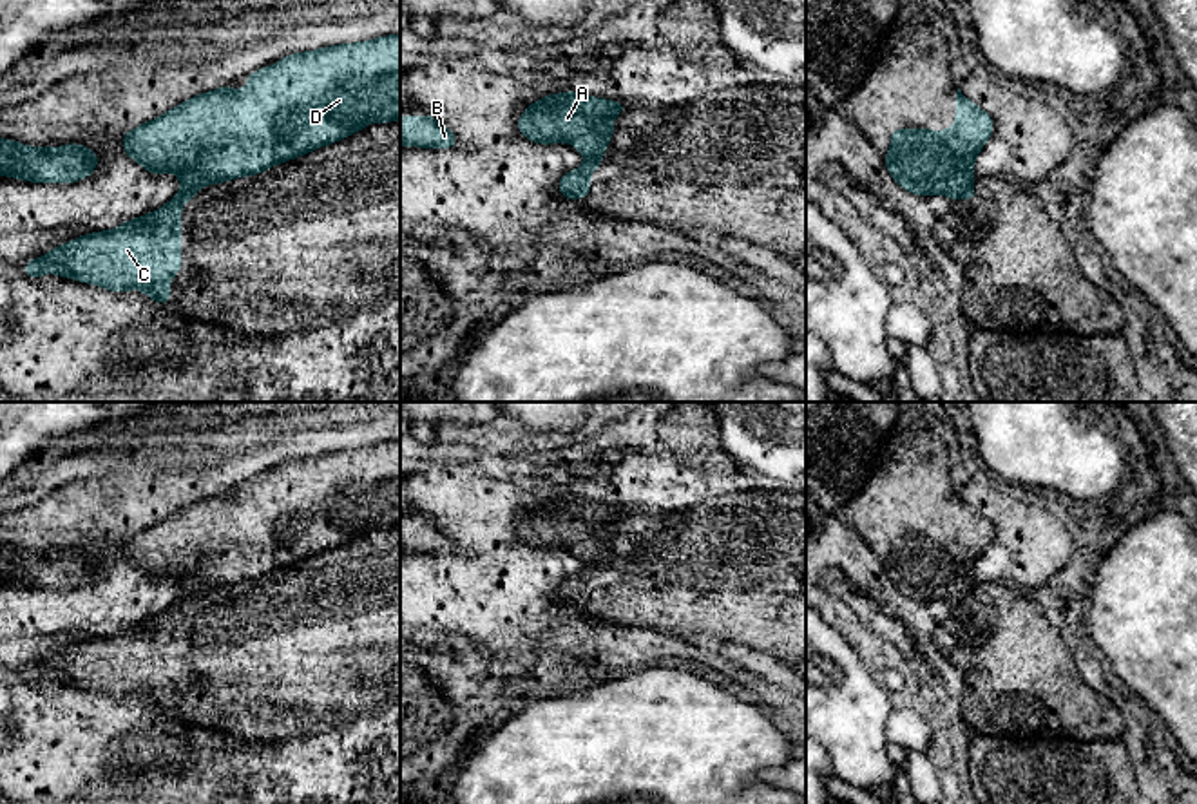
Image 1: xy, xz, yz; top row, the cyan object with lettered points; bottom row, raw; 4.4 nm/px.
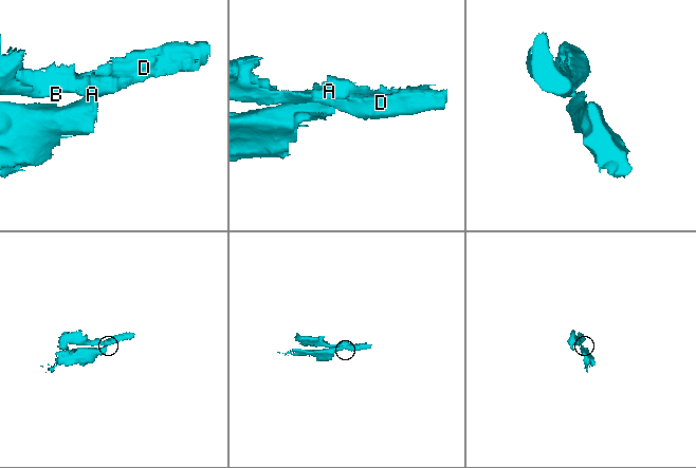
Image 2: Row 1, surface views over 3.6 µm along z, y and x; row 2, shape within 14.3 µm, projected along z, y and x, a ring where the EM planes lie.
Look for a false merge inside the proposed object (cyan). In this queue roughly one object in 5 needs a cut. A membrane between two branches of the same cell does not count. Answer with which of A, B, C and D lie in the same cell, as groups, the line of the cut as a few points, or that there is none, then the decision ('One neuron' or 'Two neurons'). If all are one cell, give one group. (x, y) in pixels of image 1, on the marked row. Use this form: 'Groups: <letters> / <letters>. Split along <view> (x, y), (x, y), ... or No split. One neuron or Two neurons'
Groups: A B D / C. Split along xy (181, 189), (194, 191). Two neurons

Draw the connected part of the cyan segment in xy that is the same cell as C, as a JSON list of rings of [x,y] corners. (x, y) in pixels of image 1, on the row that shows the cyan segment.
[[[181,190],[161,210],[145,214],[107,232],[85,234],[54,246],[42,259],[31,259],[29,279],[51,272],[110,292],[138,286],[152,301],[170,306],[170,281],[181,272],[181,203],[194,201],[196,190]]]

